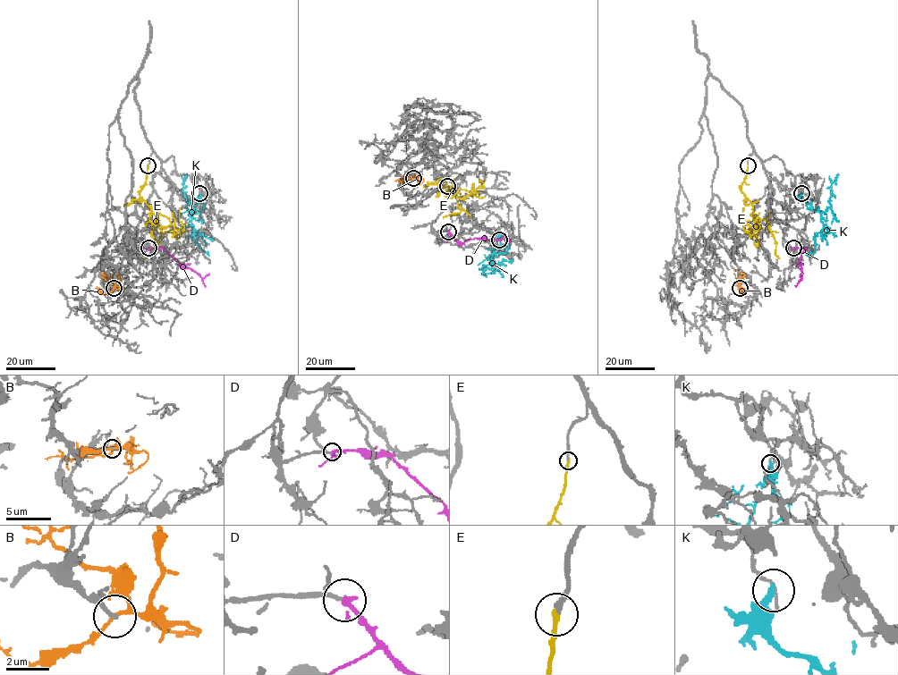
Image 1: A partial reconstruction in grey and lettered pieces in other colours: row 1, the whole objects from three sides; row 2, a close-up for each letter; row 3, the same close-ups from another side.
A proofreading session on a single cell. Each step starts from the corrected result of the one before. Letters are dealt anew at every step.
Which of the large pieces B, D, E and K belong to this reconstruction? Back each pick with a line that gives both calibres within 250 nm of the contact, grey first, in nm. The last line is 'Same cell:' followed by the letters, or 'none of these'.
D: 200 nm thick on the grey side, 300 nm on the other
E: 190 nm thick on the grey side, 200 nm on the other
Same cell: D, E

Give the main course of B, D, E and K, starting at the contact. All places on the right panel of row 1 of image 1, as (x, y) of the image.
B: (739, 288), (741, 280), (736, 270)
D: (792, 248), (805, 248), (799, 259), (800, 278), (799, 275), (803, 273)
E: (748, 165), (741, 188), (760, 226), (756, 225), (752, 233), (747, 232), (743, 226), (743, 208)
K: (801, 193), (800, 198), (820, 215), (824, 227), (815, 238), (815, 251), (806, 255)

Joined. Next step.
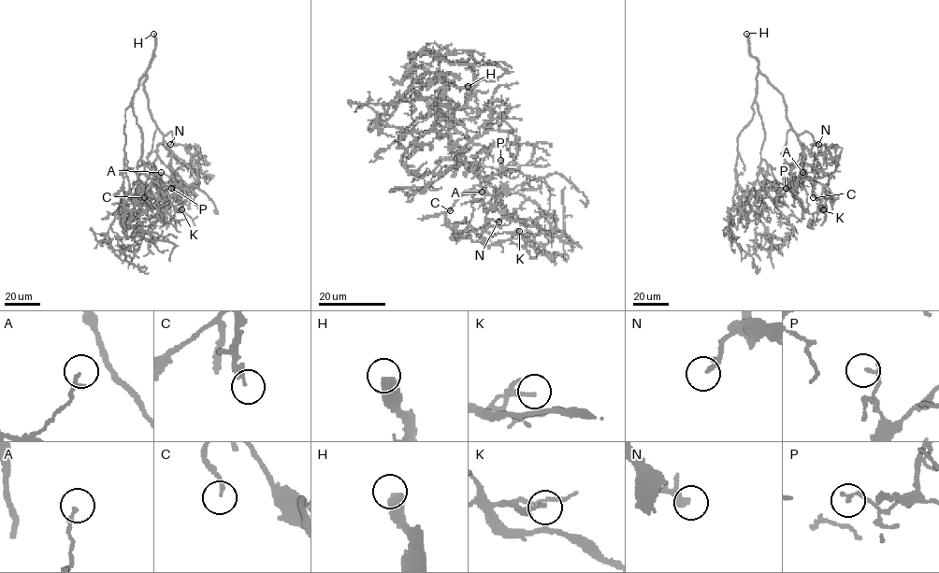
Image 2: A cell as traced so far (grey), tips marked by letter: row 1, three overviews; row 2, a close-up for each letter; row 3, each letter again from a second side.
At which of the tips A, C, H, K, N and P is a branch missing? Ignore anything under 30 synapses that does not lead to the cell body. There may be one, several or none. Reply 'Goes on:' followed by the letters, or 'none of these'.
Goes on: C, H, N

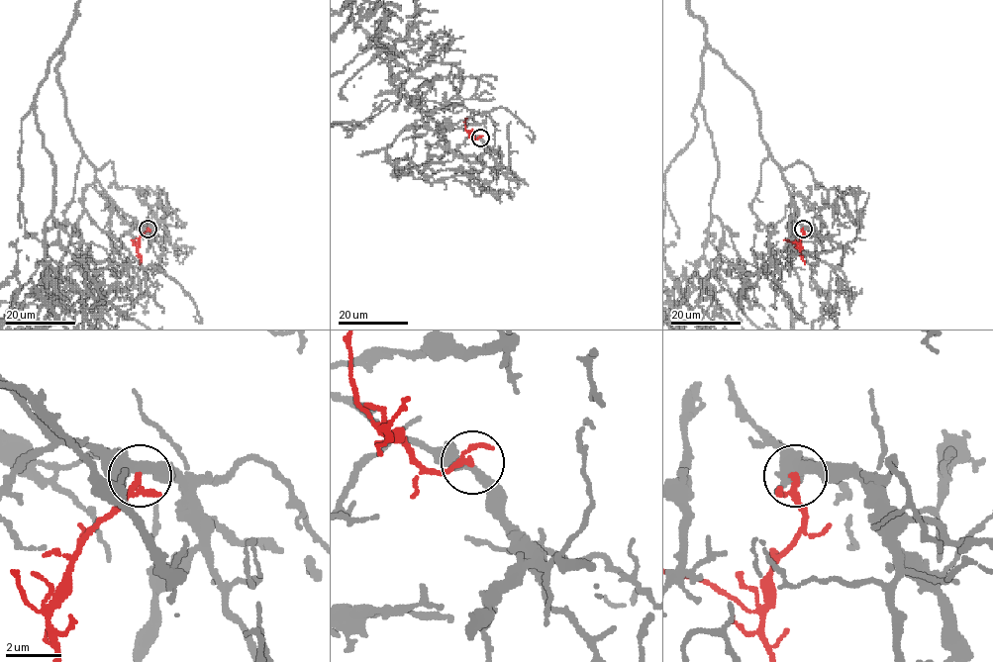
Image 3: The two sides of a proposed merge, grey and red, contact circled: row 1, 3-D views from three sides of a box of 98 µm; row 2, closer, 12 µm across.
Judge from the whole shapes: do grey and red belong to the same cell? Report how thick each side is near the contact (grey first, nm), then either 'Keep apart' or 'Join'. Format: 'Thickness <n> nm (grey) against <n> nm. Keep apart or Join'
Thickness 320 nm (grey) against 160 nm. Join

